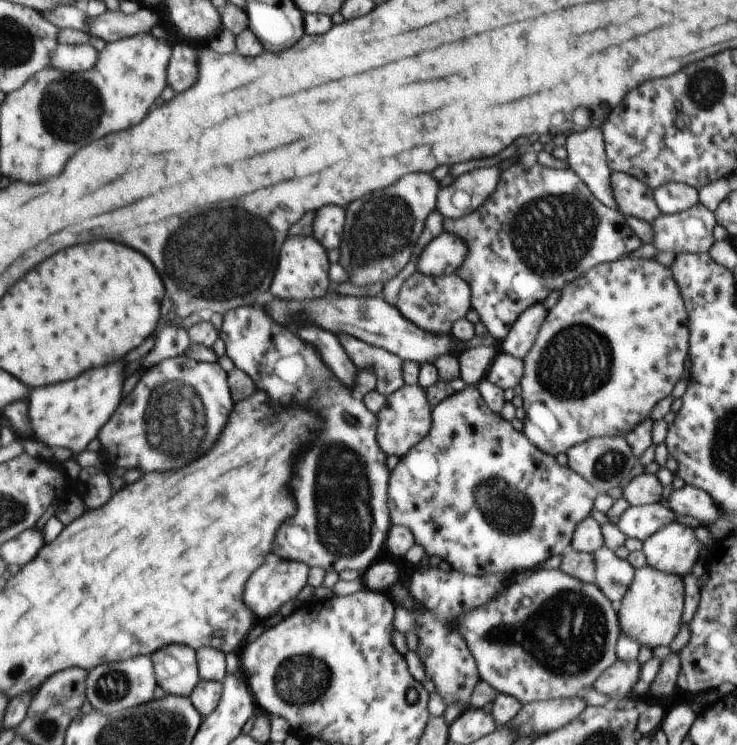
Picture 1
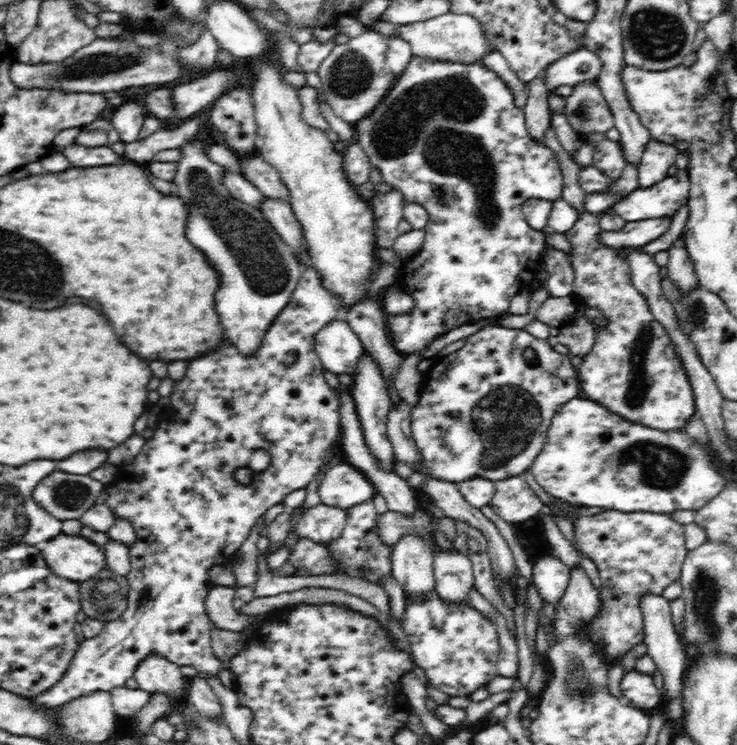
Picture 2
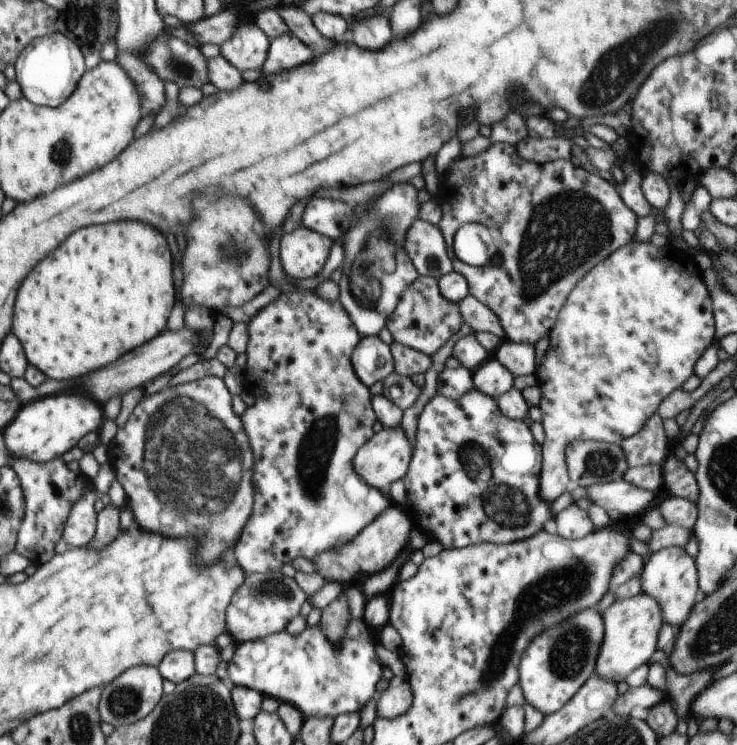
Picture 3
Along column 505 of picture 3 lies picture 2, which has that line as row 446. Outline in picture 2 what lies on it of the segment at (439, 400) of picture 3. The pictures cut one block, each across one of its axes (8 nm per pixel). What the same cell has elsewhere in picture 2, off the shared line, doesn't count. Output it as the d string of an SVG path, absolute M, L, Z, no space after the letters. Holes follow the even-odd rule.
M496 325L466 337L457 352L432 358L423 368L419 390L420 399L411 407L411 437L421 454L417 468L452 483L476 477L497 481L522 475L542 452L557 410L580 394L578 371L569 356L554 351L546 338Z

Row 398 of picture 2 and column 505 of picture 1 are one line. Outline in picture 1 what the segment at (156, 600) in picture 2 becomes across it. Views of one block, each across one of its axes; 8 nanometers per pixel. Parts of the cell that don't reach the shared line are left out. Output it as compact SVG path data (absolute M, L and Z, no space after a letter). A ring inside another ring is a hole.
M536 163L532 168L524 168L520 164L510 166L508 170L504 170L500 174L500 180L496 185L496 190L486 198L486 202L474 212L467 214L462 218L445 218L443 220L444 232L452 233L459 239L462 239L467 246L467 253L464 257L464 262L455 270L454 273L460 275L470 287L471 290L471 308L474 309L480 317L481 323L487 328L488 334L492 335L495 340L503 341L506 335L510 332L512 325L518 320L518 317L529 309L533 304L542 303L546 298L550 298L550 294L558 294L558 290L562 290L563 286L569 284L578 277L584 276L594 266L602 263L609 263L623 256L630 255L634 250L643 245L641 238L632 230L632 227L627 223L626 217L619 211L613 208L608 208L600 202L589 186L570 168L551 169Z

